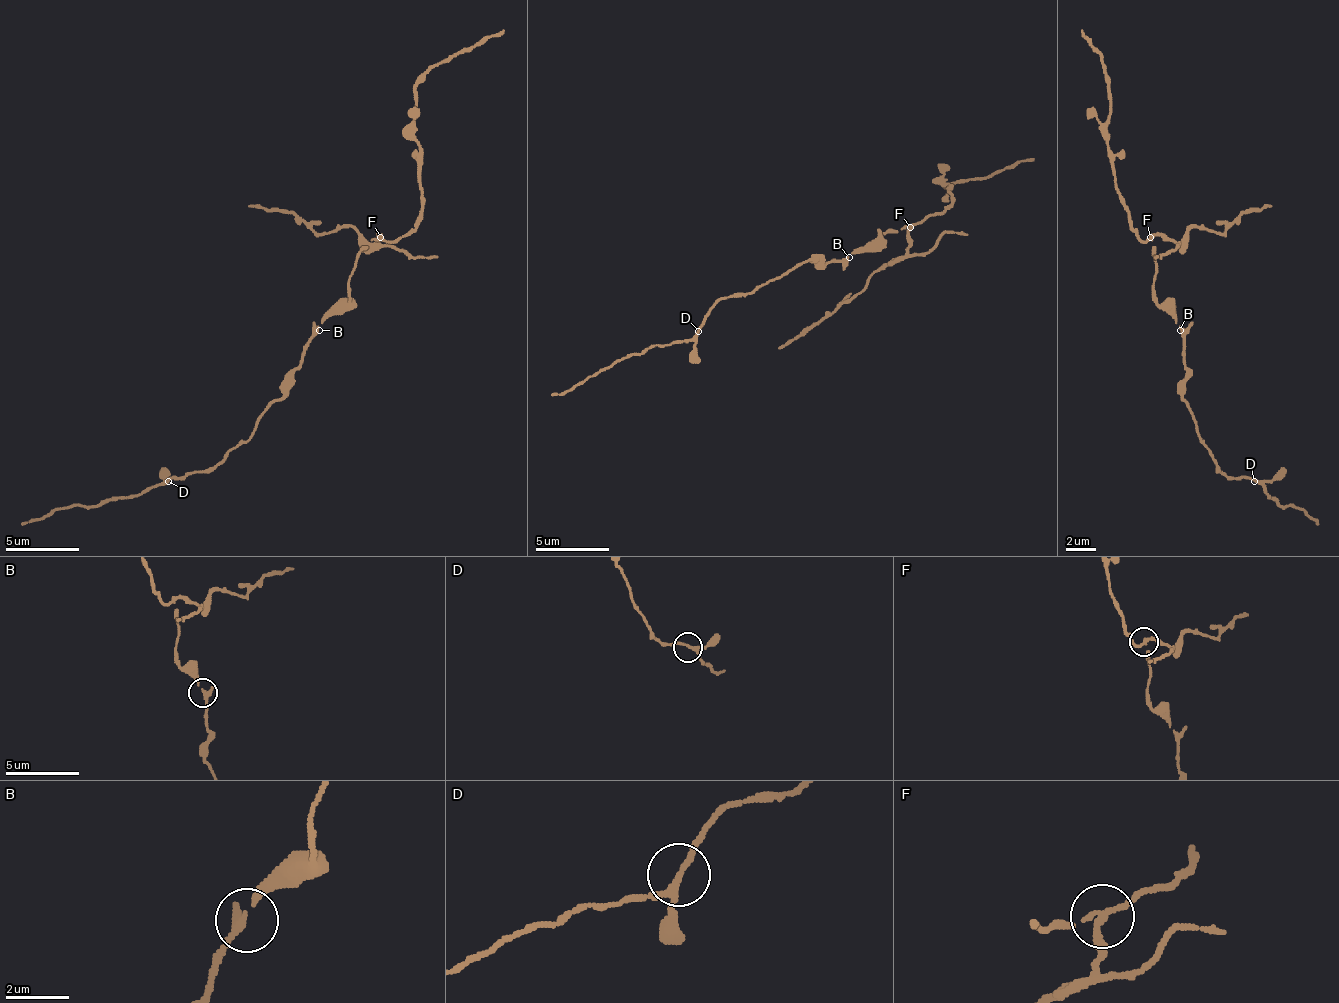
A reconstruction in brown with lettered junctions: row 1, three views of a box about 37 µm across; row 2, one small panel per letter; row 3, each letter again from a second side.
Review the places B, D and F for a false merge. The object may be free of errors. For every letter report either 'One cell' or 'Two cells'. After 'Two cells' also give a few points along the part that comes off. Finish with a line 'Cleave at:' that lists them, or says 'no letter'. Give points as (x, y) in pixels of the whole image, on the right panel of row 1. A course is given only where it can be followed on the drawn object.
B: One cell
D: One cell
F: Two cells. Course of the part to remove: (1151, 238), (1165, 234), (1180, 242), (1191, 227), (1221, 234), (1243, 212), (1272, 205)
Cleave at: F

